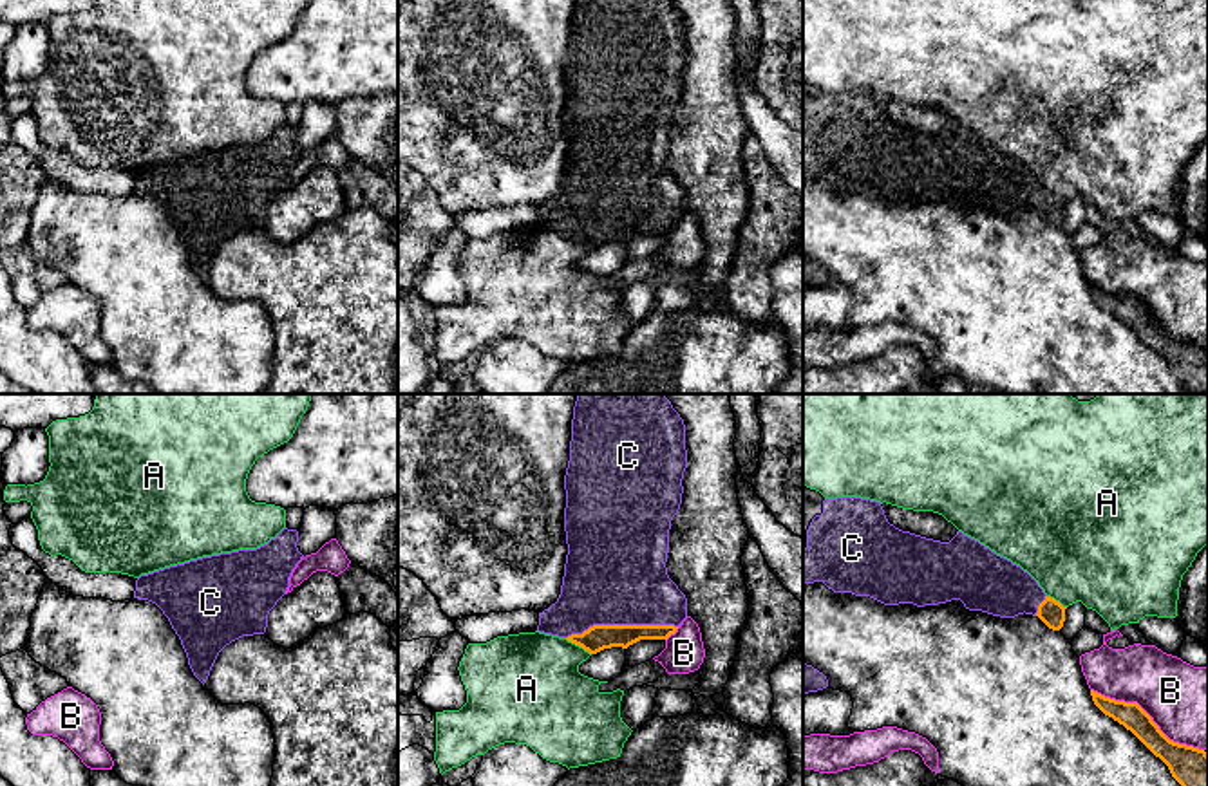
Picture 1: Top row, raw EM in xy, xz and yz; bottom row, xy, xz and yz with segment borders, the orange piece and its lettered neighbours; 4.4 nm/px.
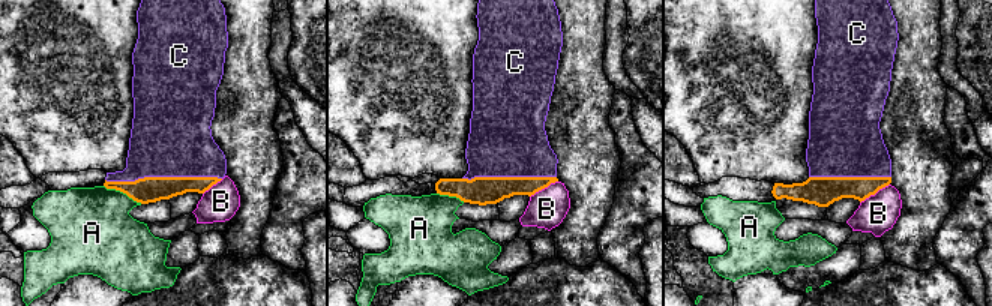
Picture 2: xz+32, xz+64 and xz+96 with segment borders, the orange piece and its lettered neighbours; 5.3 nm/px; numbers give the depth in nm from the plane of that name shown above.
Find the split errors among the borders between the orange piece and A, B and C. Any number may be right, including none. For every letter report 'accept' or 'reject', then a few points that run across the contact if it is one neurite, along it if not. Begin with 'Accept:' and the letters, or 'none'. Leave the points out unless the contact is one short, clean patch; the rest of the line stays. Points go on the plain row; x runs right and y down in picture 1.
Accept: C
A: reject
B: reject
C: accept

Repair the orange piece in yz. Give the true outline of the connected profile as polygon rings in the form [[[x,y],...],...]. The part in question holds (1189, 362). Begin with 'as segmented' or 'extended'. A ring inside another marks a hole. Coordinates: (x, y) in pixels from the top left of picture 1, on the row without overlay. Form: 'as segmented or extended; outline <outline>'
as segmented; outline [[[1090,285],[1094,300],[1130,325],[1170,365],[1172,372],[1194,394],[1208,394],[1208,349],[1170,336],[1152,313],[1137,300],[1105,293]]]

